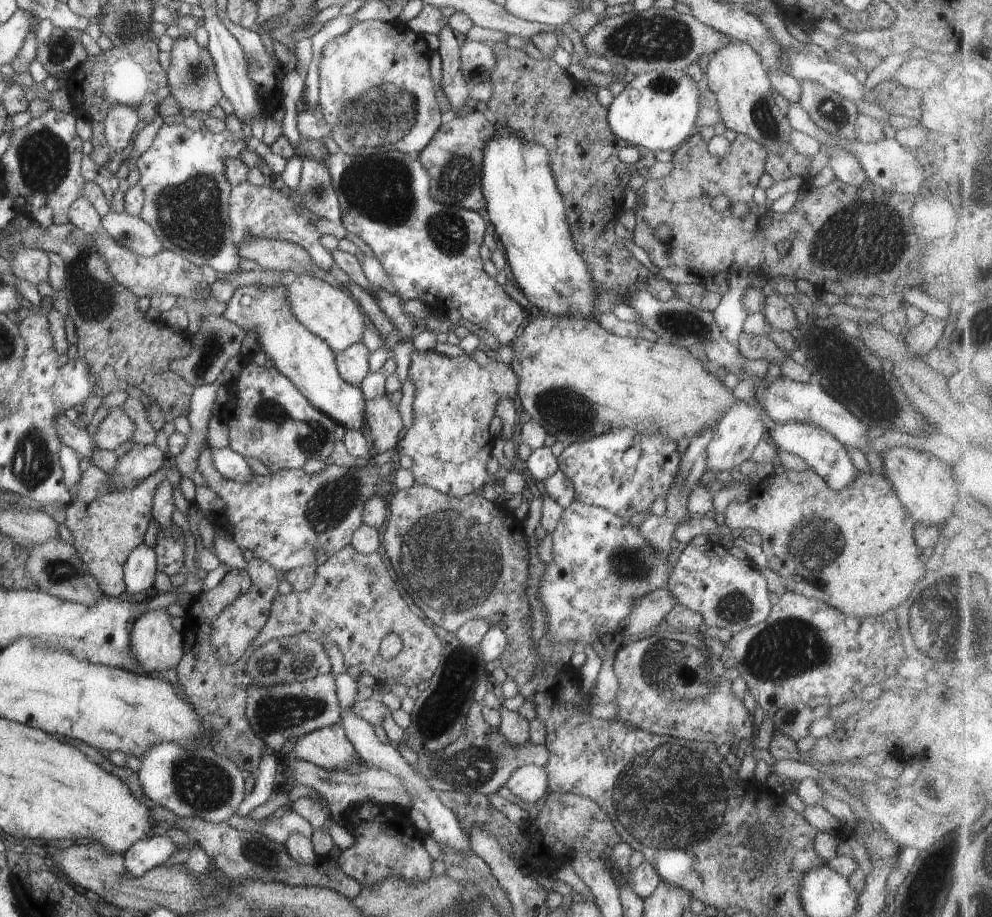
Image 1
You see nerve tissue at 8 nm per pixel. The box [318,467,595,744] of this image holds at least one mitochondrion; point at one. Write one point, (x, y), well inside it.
(452, 560)

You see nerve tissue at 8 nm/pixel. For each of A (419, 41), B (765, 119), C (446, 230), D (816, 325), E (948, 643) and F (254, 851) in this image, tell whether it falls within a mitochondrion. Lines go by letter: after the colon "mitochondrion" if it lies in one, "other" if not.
A: other
B: mitochondrion
C: mitochondrion
D: other
E: mitochondrion
F: mitochondrion

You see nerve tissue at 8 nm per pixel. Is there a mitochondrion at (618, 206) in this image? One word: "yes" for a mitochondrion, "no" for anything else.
no

